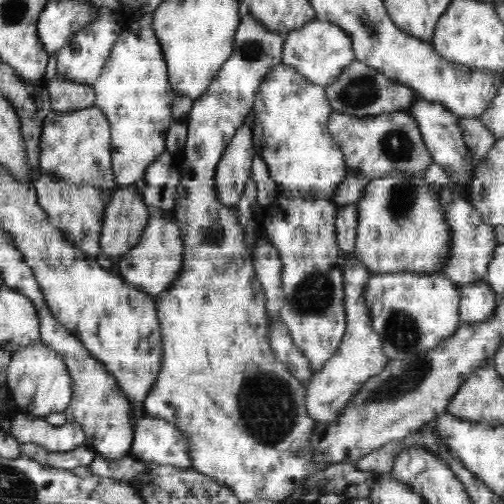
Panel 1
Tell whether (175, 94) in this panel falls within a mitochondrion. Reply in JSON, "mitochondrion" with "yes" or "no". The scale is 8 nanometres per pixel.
{"mitochondrion":"no"}

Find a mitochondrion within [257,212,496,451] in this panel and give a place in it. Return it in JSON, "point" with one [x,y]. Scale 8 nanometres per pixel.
{"point":[401,384]}

